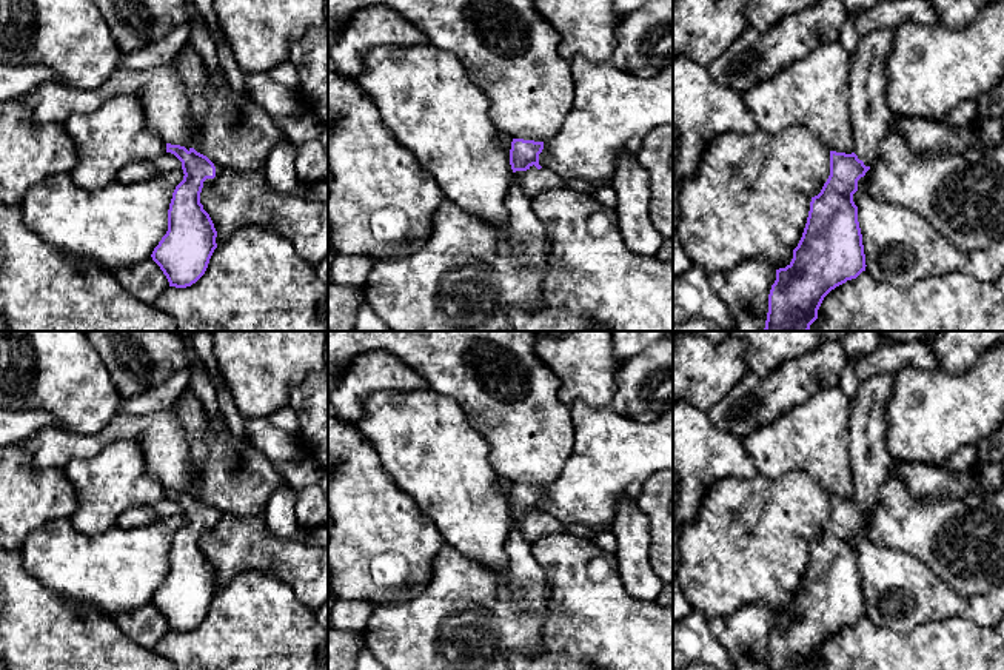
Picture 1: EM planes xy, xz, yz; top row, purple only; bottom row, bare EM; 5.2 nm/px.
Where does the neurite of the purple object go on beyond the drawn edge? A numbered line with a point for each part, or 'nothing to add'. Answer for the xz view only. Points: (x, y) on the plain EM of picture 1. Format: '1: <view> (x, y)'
1: xz (533, 525)

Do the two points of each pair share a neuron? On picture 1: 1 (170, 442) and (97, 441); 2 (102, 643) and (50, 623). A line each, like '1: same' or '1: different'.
1: same
2: same

